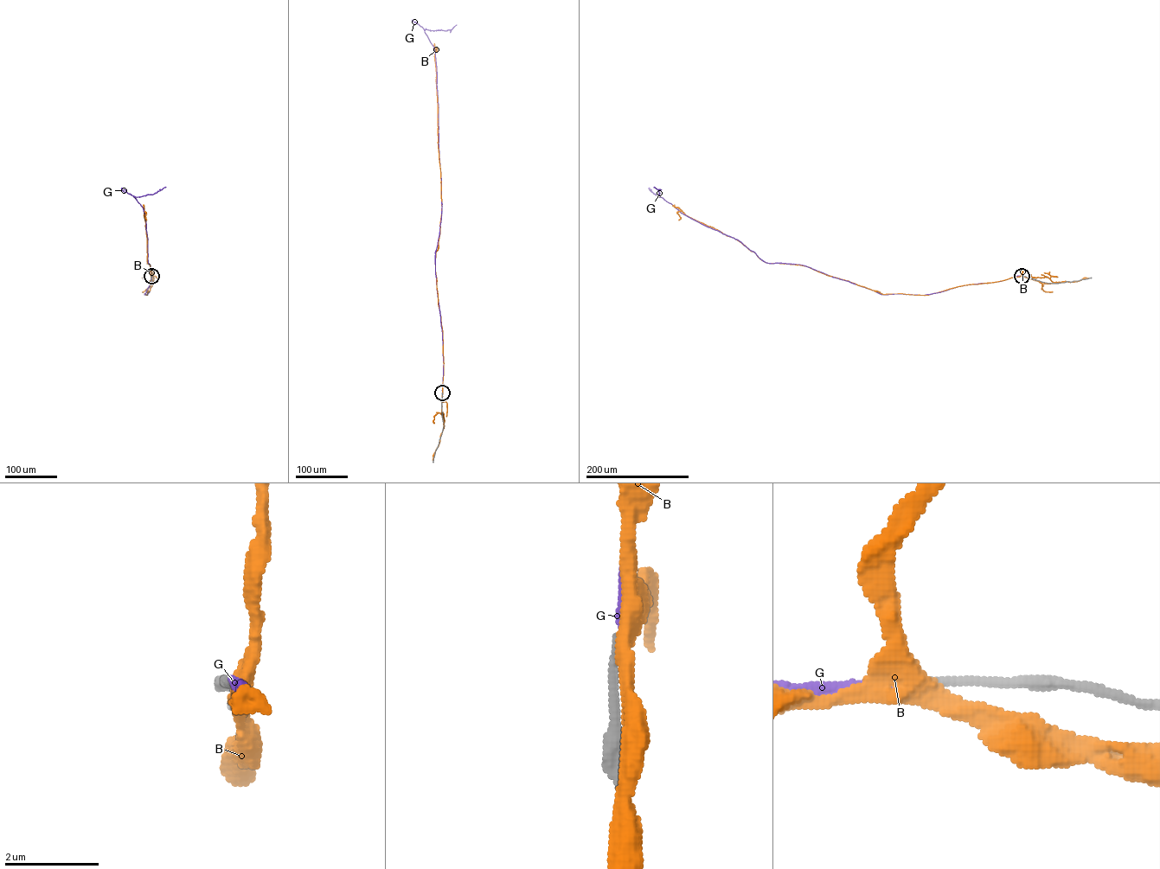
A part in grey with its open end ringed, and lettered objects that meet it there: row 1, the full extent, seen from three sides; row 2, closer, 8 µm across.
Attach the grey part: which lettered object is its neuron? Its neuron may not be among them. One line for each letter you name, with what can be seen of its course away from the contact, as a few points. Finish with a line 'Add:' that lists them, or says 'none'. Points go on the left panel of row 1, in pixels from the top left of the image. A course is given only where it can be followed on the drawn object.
G: course (151, 276), (150, 290), (144, 294), (151, 277), (143, 207), (134, 196), (152, 194), (165, 187)
Add: G

